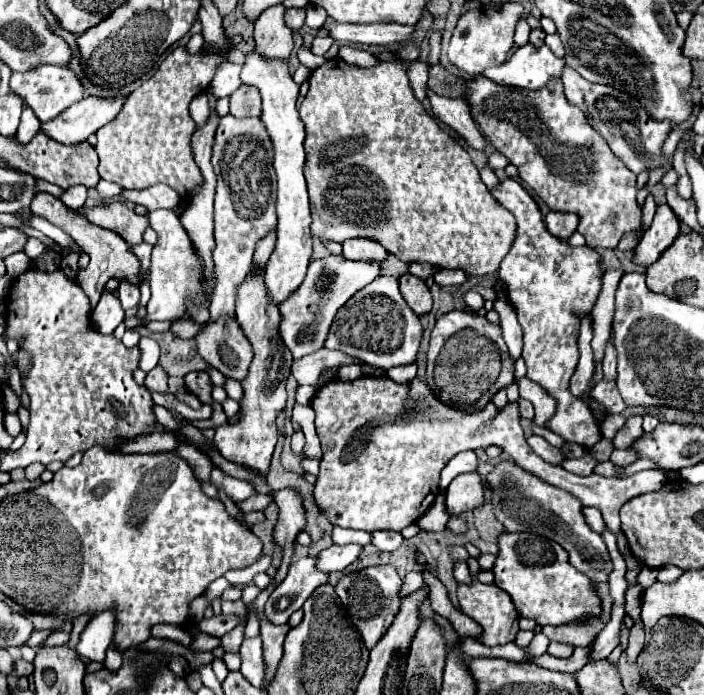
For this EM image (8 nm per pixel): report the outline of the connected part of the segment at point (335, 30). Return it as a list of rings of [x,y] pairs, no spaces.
[[[332,18],[326,20],[324,24],[332,38],[348,44],[348,42],[360,42],[360,44],[404,44],[410,40],[410,34],[414,32],[414,28],[410,26],[402,26],[402,24],[340,24],[334,22]]]

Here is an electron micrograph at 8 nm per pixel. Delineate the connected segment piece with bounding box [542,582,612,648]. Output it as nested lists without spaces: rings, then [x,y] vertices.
[[[592,582],[594,592],[602,600],[602,612],[598,616],[588,618],[586,622],[574,622],[574,624],[562,624],[562,626],[544,626],[542,632],[554,640],[554,642],[564,642],[576,646],[590,646],[590,642],[596,640],[596,636],[602,632],[602,628],[610,622],[612,616],[612,598],[608,584],[596,584]]]

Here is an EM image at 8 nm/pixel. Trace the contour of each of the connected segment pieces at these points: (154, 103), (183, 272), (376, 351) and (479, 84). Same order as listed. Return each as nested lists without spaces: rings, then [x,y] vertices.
[[[184,46],[174,48],[160,68],[126,98],[114,122],[108,122],[96,132],[100,178],[116,182],[126,190],[142,190],[162,182],[174,188],[184,202],[190,202],[194,188],[202,182],[202,174],[190,150],[194,122],[188,114],[188,104],[208,88],[218,64],[226,60],[244,64],[246,56],[240,50],[228,54],[200,52],[192,56]]]
[[[154,210],[148,216],[150,228],[158,234],[158,242],[152,250],[152,268],[148,276],[148,284],[152,288],[152,298],[146,306],[146,316],[142,322],[152,320],[176,320],[180,316],[186,318],[186,296],[196,294],[202,288],[202,260],[194,252],[194,246],[180,222],[180,218],[170,210]]]
[[[378,276],[374,282],[358,290],[344,306],[338,310],[324,348],[342,350],[354,358],[364,360],[370,366],[390,370],[394,366],[404,366],[416,362],[416,352],[422,340],[420,318],[404,302],[398,280],[392,276]]]
[[[478,76],[468,84],[468,102],[486,140],[518,168],[522,182],[526,182],[550,206],[550,210],[574,212],[580,218],[578,232],[586,236],[590,248],[616,248],[624,234],[640,230],[642,210],[636,204],[636,176],[614,156],[602,136],[588,124],[584,112],[566,100],[560,78],[550,80],[544,88],[524,90],[502,86]]]

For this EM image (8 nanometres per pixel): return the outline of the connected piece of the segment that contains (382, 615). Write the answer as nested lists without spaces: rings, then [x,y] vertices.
[[[372,566],[372,568],[364,568],[358,572],[346,574],[338,580],[336,594],[342,602],[342,606],[348,610],[352,622],[358,626],[358,630],[364,638],[364,644],[368,648],[372,648],[382,638],[382,634],[388,630],[394,616],[398,614],[400,586],[402,586],[402,580],[394,566]]]

